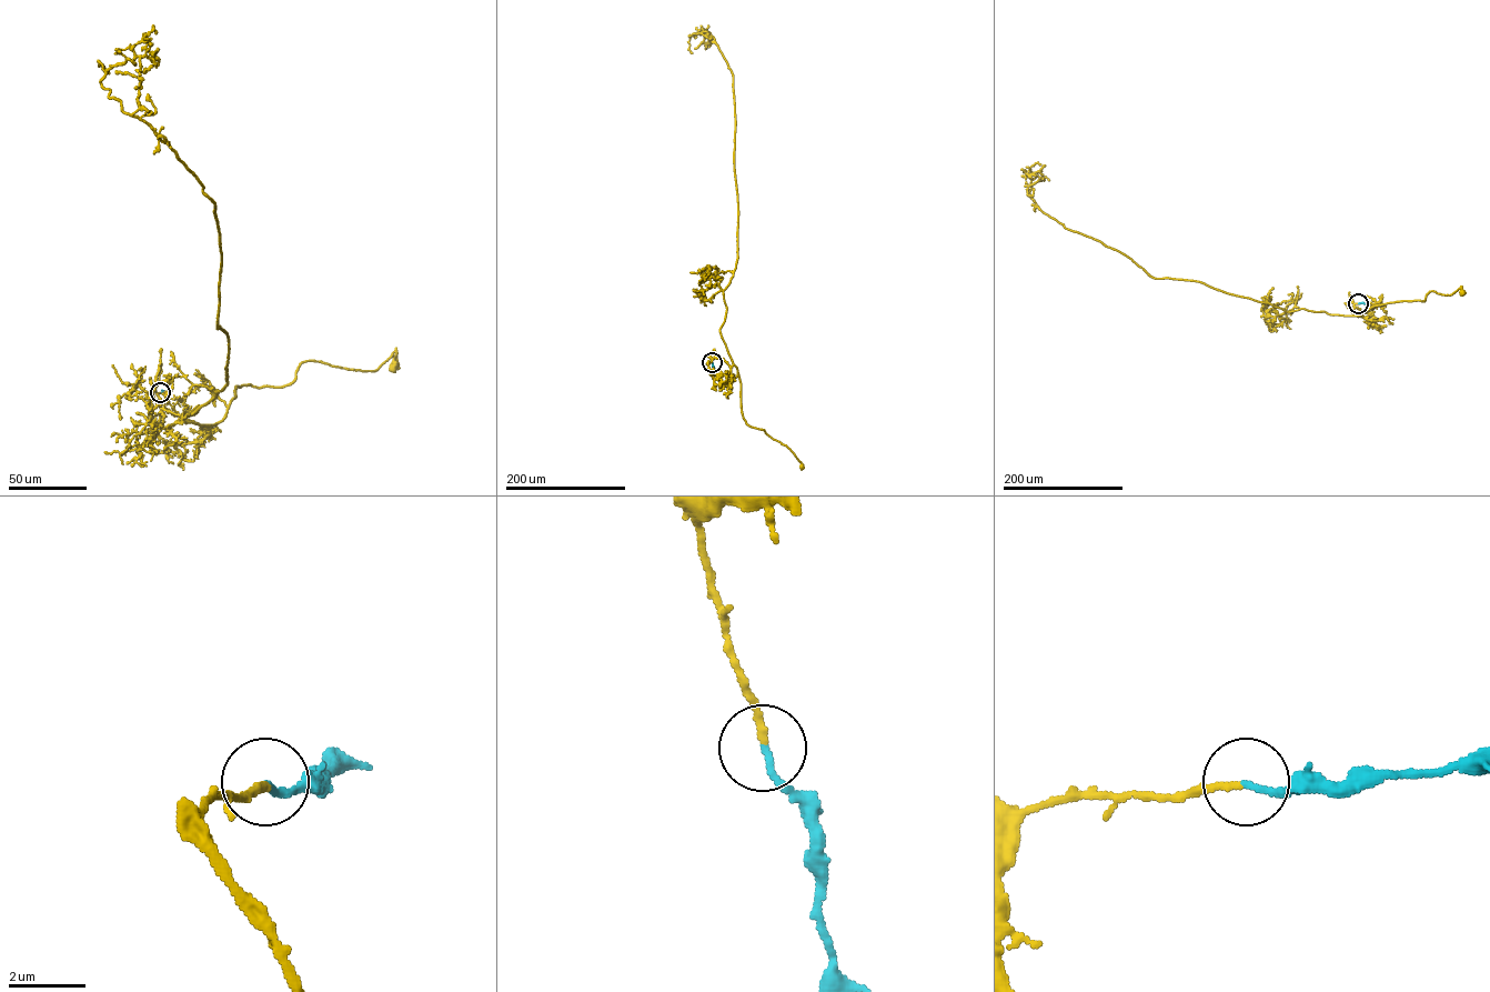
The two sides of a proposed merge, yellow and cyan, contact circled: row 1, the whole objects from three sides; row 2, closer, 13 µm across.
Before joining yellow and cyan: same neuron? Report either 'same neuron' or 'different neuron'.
same neuron

